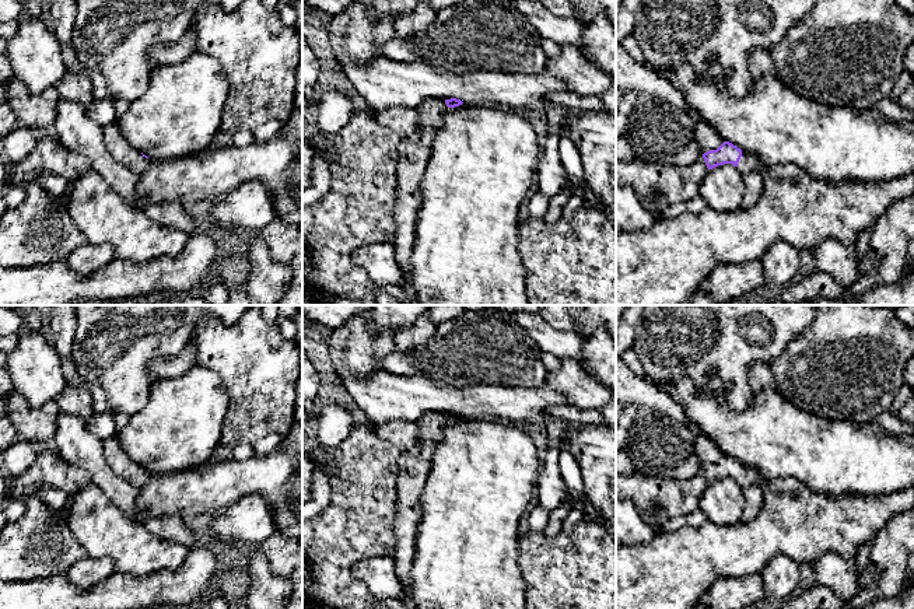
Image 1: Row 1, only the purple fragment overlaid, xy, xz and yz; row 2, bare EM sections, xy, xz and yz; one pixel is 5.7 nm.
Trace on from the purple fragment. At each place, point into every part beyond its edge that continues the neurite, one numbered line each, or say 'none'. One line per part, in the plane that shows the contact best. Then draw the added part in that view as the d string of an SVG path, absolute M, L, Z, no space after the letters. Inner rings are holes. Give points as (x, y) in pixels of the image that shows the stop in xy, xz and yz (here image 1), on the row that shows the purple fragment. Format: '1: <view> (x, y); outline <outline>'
1: yz (748, 163); outline M742 153L742 157L740 157L736 168L742 174L763 172L757 160L749 153Z
2: yz (657, 186); outline M703 155L684 167L648 162L640 158L631 161L616 158L616 186L630 186L637 200L655 218L668 206L689 202L697 196L700 182L707 172Z

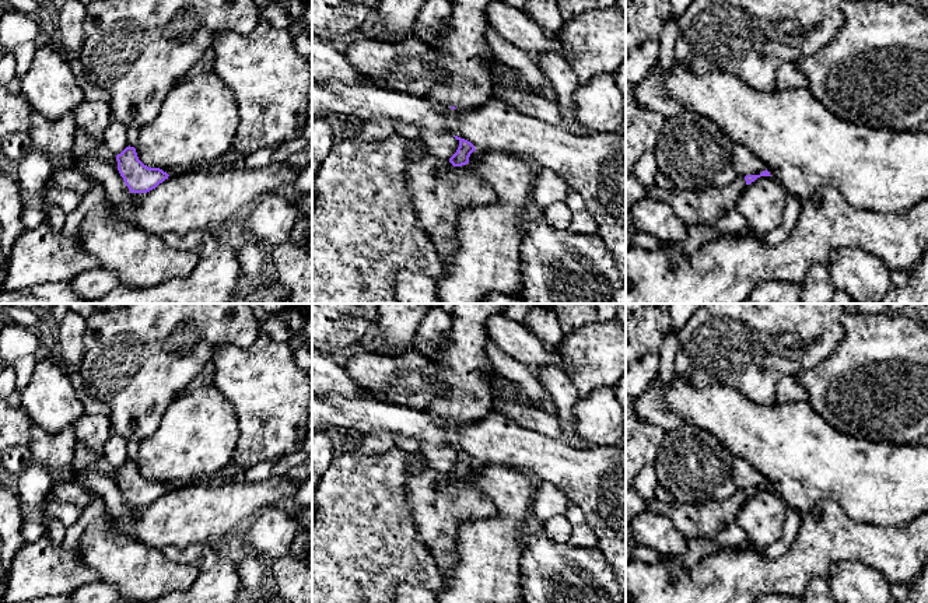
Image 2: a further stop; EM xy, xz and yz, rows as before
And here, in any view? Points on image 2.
1: yz (701, 206); outline M634 172L626 175L626 211L631 210L642 199L655 199L668 203L675 214L689 228L691 225L715 224L729 208L736 207L738 197L746 187L745 178L738 176L724 187L707 187L696 190L670 190L644 186Z

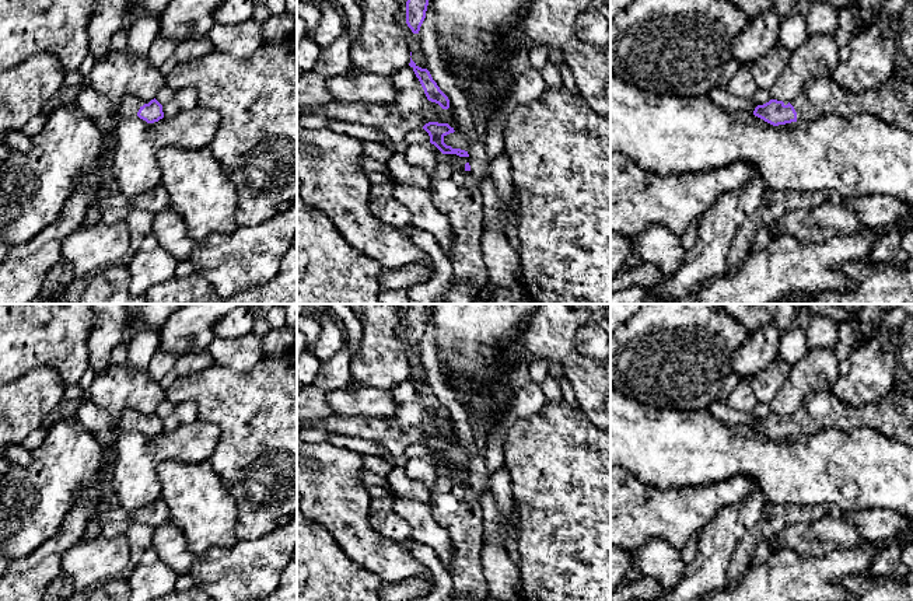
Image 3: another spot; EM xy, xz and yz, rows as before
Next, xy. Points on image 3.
1: xy (129, 105); outline M125 95L118 108L119 115L120 118L139 118L137 116L139 109L148 102L150 101L144 101L136 95Z

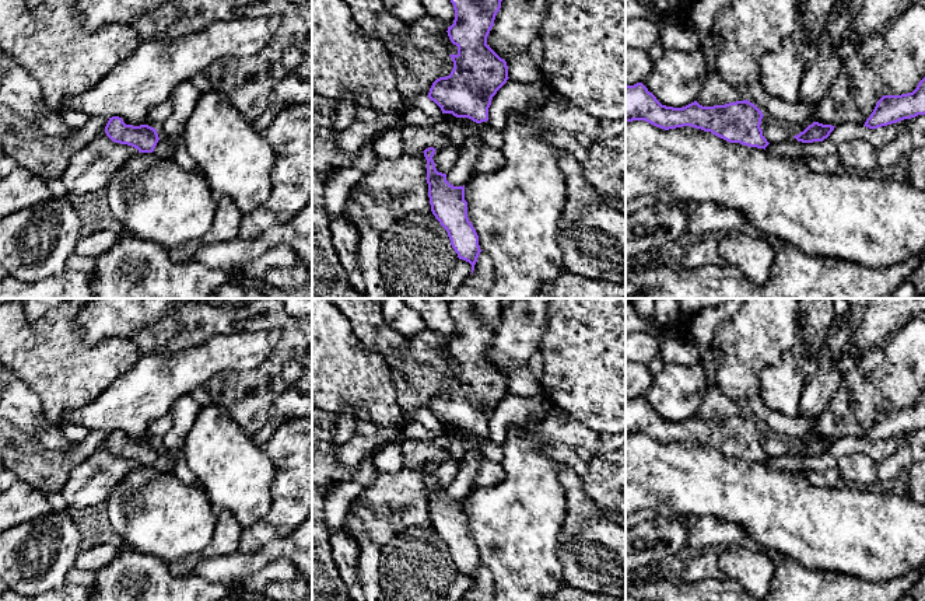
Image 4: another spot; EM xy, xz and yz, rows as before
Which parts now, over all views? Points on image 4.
none

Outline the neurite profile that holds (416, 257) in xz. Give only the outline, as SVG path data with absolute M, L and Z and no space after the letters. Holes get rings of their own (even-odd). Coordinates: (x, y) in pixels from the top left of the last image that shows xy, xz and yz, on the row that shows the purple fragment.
M432 213L403 216L381 234L379 269L395 296L438 298L458 259L446 230Z

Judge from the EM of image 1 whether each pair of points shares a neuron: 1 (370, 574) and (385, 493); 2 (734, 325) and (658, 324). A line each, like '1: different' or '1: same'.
1: different
2: same

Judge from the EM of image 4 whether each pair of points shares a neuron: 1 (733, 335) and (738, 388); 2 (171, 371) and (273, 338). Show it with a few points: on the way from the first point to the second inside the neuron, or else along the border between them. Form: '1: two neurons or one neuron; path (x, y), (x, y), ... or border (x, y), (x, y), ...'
1: one neuron; path (738, 348), (738, 376)
2: one neuron; path (196, 364), (219, 353), (248, 349)

